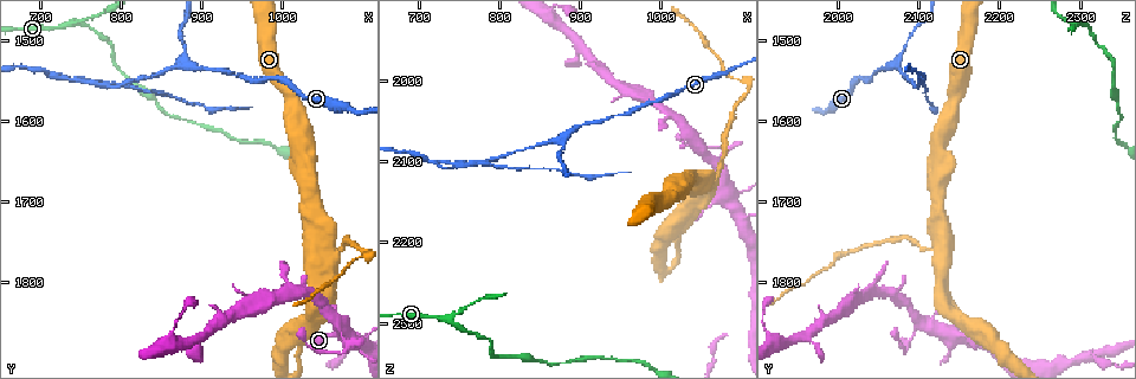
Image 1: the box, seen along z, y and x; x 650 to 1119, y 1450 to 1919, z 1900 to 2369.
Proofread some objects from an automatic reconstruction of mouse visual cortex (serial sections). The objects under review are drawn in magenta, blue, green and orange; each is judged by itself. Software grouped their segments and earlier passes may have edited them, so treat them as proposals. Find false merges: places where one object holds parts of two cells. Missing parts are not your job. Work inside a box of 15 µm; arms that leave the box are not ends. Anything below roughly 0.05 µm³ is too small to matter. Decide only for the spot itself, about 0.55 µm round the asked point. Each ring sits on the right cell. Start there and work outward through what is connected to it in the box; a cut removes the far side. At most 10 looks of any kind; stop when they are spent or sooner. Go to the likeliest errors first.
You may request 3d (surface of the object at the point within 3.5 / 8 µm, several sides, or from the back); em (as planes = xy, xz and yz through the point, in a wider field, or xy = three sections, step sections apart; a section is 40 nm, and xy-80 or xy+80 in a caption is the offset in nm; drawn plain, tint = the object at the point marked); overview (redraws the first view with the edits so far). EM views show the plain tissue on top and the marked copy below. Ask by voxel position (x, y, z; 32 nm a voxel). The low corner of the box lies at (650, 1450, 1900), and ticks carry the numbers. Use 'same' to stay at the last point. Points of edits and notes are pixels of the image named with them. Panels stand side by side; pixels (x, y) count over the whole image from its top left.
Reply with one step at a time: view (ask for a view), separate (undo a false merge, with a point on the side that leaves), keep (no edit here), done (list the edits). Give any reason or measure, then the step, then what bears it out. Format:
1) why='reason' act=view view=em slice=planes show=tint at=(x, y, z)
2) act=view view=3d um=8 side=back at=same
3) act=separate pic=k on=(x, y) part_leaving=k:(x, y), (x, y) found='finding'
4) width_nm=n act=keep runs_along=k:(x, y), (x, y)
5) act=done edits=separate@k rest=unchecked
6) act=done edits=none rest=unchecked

why='a narrow waist' act=view view=em slice=xy step=1 show=tint at=(1090, 1770, 1995)

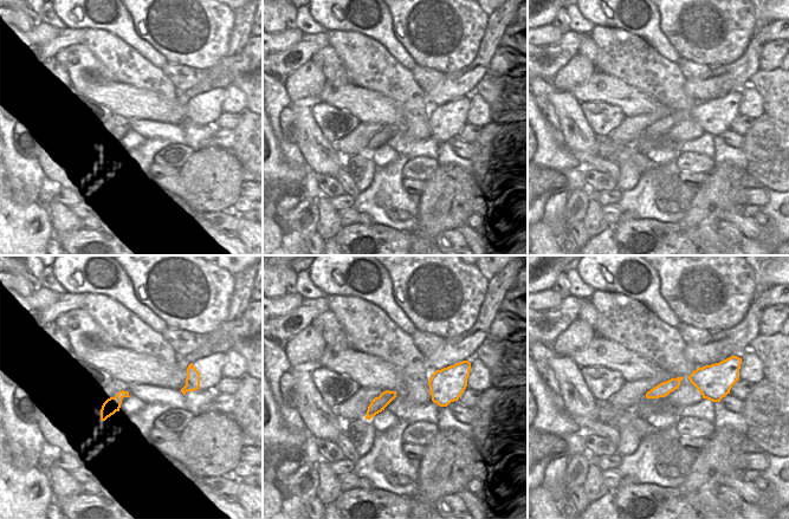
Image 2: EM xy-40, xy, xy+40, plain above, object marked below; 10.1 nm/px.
why='wider look' act=view view=3d um=3.5 at=same

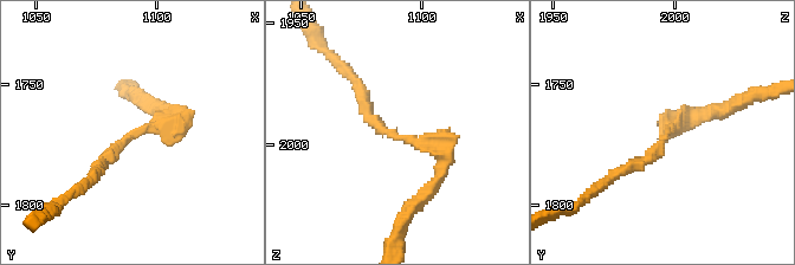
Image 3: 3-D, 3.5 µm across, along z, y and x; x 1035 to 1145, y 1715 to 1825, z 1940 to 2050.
act=keep runs_along=3:(438, 176), (445, 155), (387, 134), (361, 85) found='all the same cell'

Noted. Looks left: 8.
why='small branch off a trunk' act=view view=3d um=8 at=(1070, 1850, 2105)

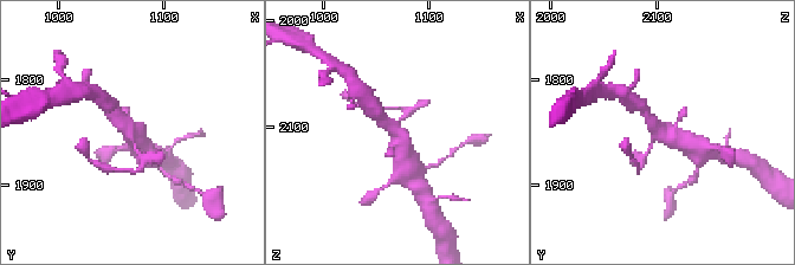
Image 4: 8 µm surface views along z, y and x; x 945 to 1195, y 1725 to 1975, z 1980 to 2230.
act=view view=3d um=3.5 at=(1066, 1850, 2102)

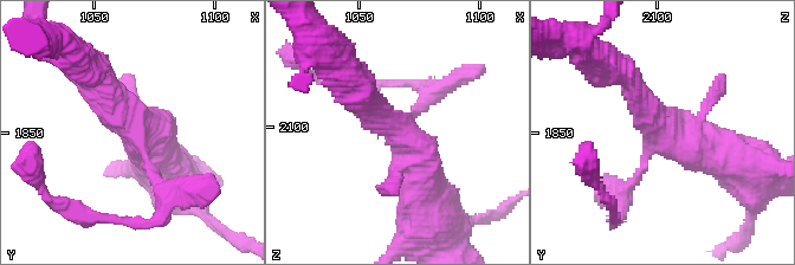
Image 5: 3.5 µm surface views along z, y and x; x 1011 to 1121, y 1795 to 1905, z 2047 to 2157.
why='need the tissue' act=view view=em slice=xy step=3 show=tint at=(1067, 1850, 2104)

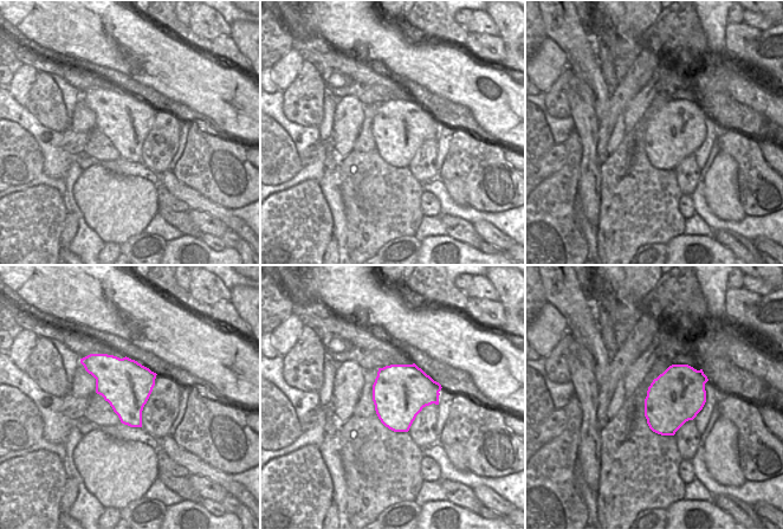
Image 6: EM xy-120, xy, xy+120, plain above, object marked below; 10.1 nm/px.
act=keep runs_along=5:(731, 156), (665, 131), (622, 73) found='all the same cell'

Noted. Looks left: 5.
why='side arm on a straight run' act=view view=3d um=3.5 at=(885, 1535, 2070)

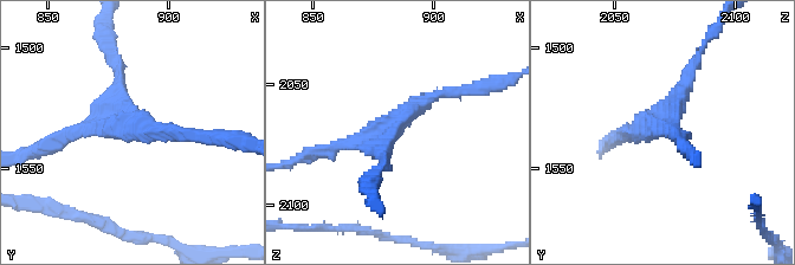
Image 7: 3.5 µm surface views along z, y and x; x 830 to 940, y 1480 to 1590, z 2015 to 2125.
why='need the tissue' act=view view=em slice=xy step=1 show=tint at=(880, 1533, 2068)

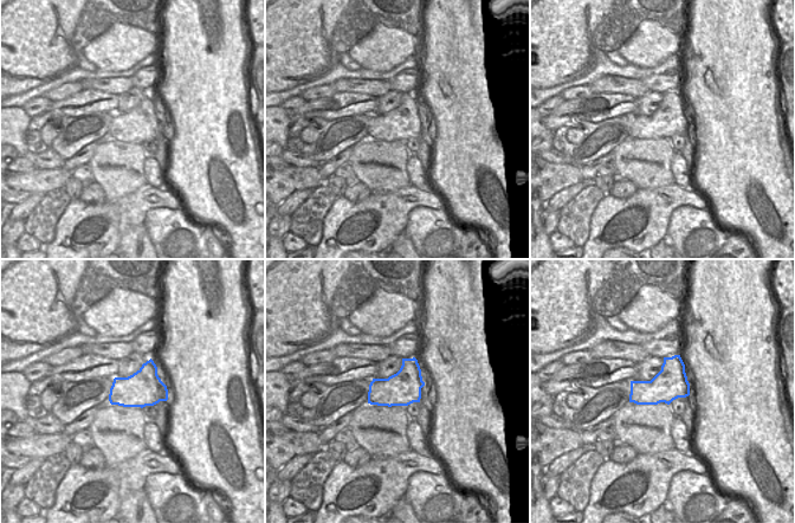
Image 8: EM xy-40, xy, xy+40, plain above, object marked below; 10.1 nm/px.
arm_widths_nm=150,150,150 act=keep runs_along=7:(454, 91), (316, 152) found='one cell here'

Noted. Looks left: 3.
why='sharp bend' act=view view=3d um=8 side=back at=(785, 1560, 2105)

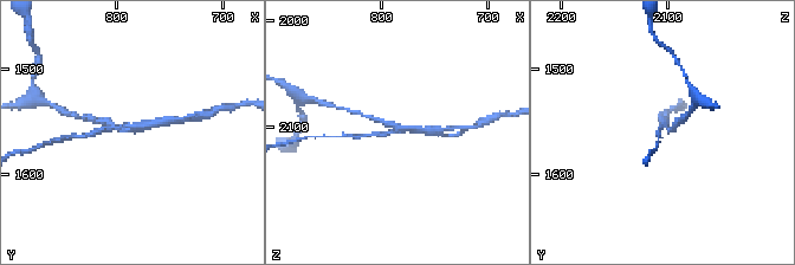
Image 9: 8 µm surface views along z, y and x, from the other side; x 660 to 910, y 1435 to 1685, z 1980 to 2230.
arms=3 arm_widths_nm=150,150,200 act=view view=em slice=xy step=2 show=tint at=(784, 1558, 2102)

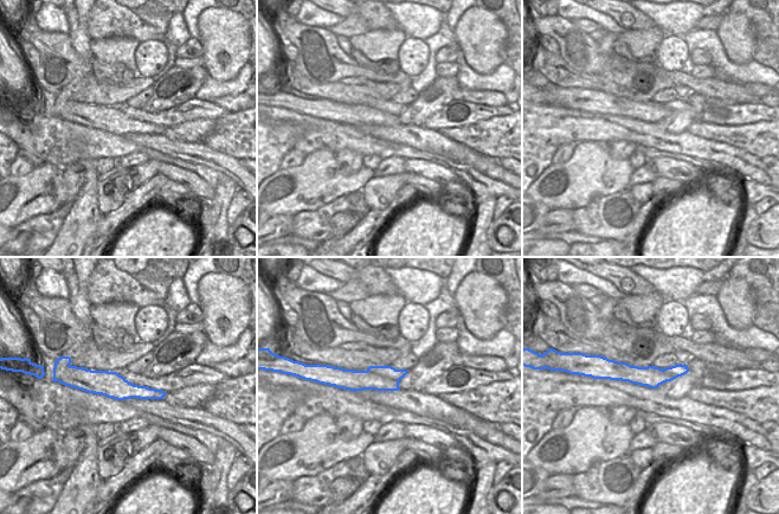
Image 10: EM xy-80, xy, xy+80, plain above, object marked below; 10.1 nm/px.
act=separate pic=9 on=(108, 129) part_leaving=9:(131, 125), (99, 129), (85, 135) found='a second cell is stuck on'

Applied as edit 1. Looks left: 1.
act=done edits=separate@9 rest=unchecked

